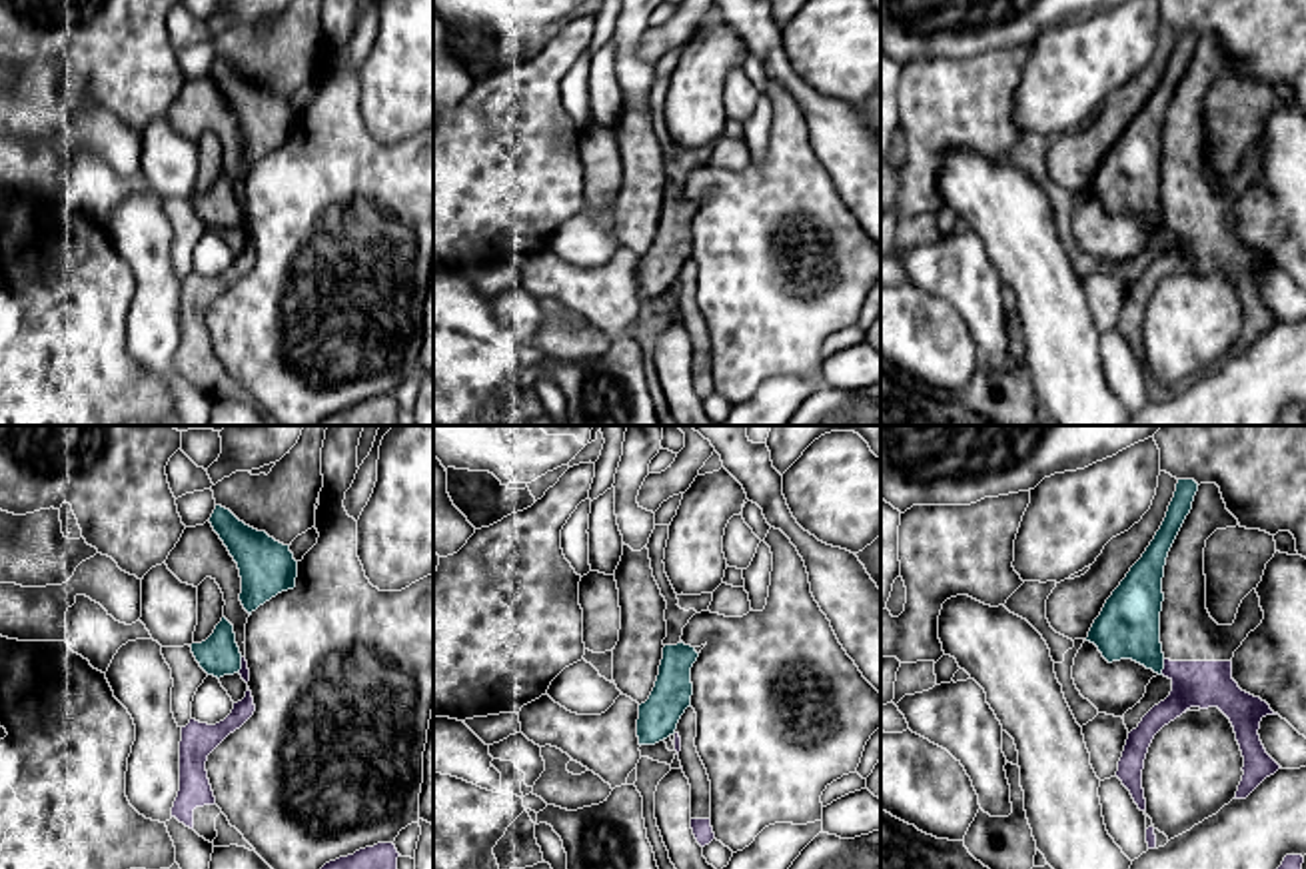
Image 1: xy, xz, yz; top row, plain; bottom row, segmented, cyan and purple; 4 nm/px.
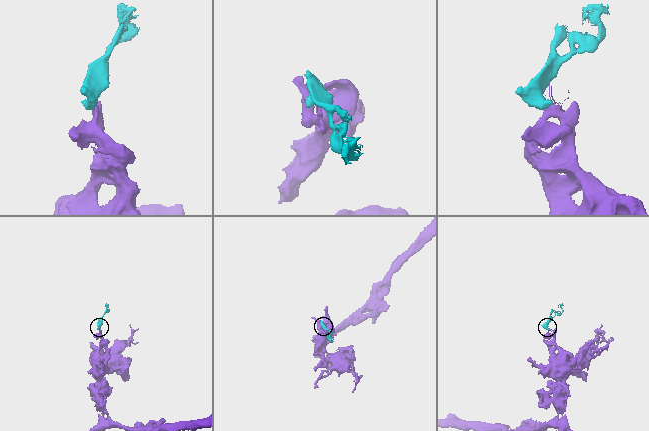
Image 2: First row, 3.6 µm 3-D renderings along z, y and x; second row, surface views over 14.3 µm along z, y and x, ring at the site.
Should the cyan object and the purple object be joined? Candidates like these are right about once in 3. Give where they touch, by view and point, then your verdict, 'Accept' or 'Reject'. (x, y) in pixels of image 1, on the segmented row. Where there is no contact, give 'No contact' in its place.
Touches cyan at yz (1163, 668). Reject

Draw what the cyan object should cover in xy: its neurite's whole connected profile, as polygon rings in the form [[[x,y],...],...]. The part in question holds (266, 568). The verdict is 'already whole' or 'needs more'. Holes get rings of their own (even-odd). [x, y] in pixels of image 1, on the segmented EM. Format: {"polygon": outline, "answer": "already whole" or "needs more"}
{"polygon": [[[216,505],[210,523],[238,563],[240,601],[250,615],[278,593],[296,587],[298,561],[290,545],[246,525],[222,505]]], "answer": "already whole"}

